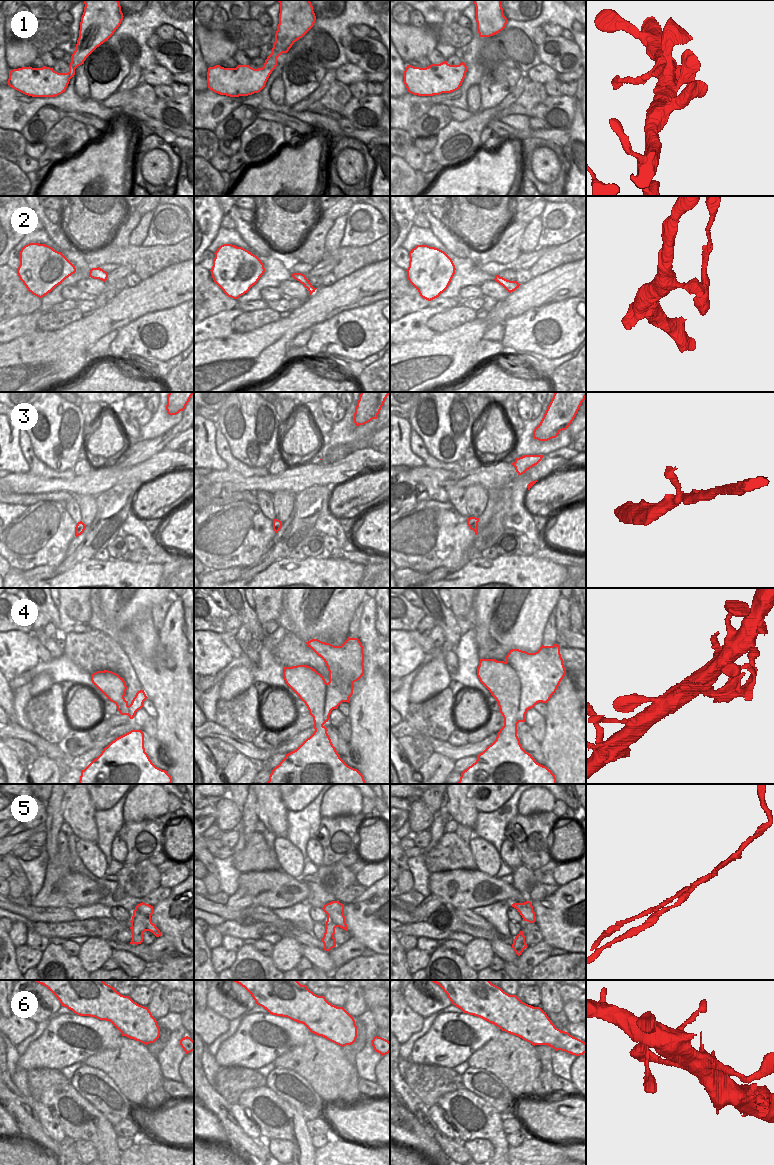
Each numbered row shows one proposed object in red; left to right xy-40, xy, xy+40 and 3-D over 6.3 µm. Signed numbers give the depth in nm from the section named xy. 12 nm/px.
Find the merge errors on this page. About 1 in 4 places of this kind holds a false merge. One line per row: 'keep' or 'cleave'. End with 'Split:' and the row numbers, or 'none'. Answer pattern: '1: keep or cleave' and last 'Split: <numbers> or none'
1: keep
2: keep
3: keep
4: cleave
5: cleave
6: keep
Split: 4, 5

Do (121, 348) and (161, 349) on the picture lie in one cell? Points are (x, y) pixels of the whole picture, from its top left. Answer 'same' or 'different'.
same

